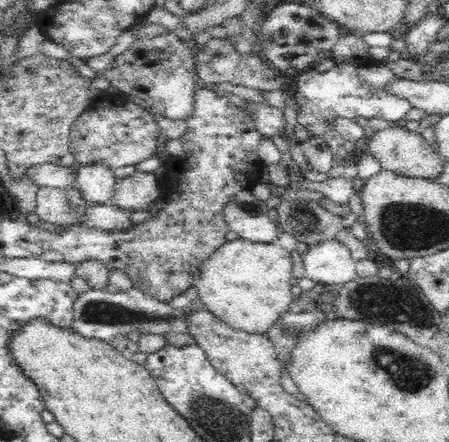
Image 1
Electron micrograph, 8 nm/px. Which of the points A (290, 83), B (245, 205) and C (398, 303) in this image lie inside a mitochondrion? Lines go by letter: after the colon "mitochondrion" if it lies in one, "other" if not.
A: other
B: mitochondrion
C: mitochondrion

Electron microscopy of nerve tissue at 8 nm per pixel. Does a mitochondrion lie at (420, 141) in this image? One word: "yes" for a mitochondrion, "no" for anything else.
no

